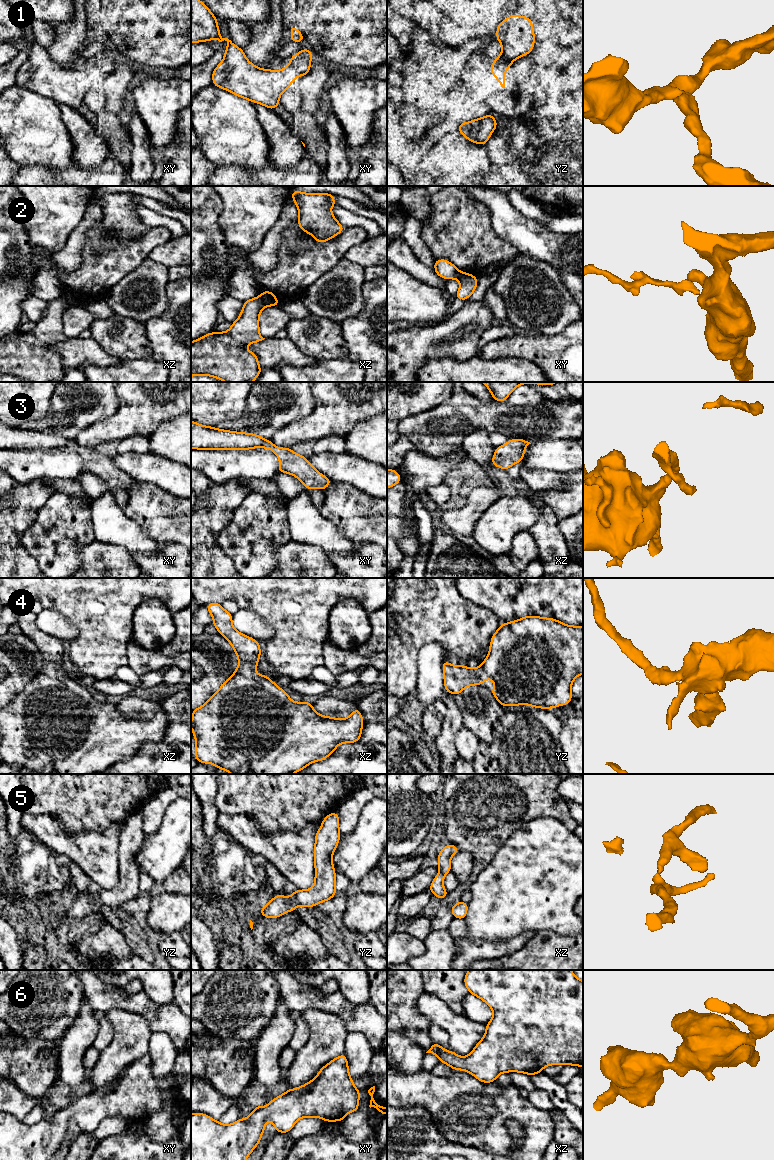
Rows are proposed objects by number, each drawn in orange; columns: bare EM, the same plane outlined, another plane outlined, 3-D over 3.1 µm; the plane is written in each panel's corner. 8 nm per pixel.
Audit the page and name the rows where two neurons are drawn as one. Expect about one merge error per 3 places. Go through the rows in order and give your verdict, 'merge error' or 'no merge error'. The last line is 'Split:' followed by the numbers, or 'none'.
1: no merge error
2: merge error
3: no merge error
4: no merge error
5: no merge error
6: no merge error
Split: 2

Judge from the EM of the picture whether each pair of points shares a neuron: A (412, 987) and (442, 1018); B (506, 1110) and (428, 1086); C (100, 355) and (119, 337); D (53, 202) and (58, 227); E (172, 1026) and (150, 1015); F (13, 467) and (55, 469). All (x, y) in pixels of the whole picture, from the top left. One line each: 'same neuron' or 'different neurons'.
A: different neurons
B: same neuron
C: different neurons
D: same neuron
E: same neuron
F: same neuron

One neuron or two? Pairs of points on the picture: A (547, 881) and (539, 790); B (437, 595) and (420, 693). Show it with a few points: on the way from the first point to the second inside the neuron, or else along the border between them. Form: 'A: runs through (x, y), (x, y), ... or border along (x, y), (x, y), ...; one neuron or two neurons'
A: border along (563, 823), (553, 817), (535, 817), (519, 826); two neurons
B: border along (447, 651), (428, 642), (416, 663); two neurons

